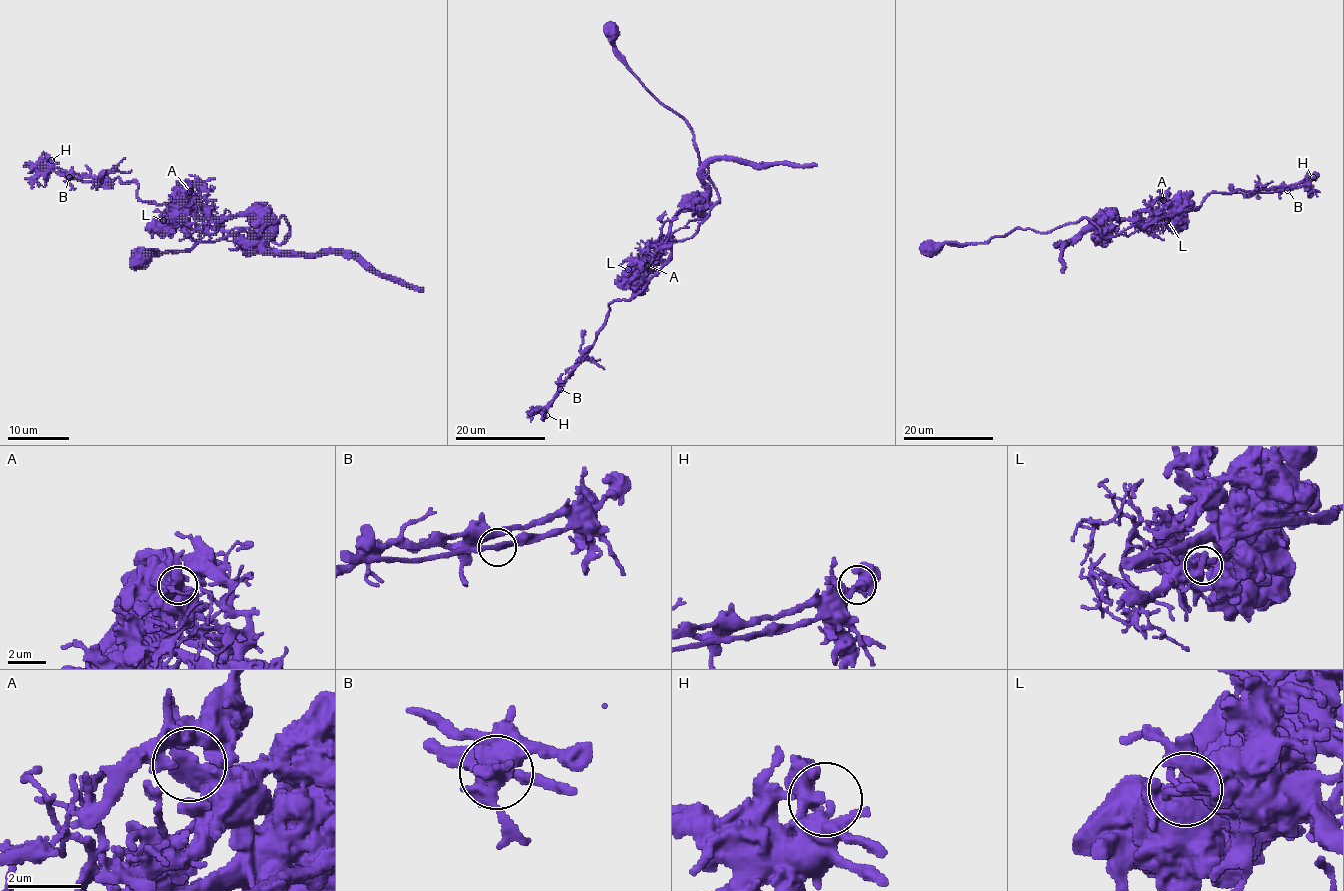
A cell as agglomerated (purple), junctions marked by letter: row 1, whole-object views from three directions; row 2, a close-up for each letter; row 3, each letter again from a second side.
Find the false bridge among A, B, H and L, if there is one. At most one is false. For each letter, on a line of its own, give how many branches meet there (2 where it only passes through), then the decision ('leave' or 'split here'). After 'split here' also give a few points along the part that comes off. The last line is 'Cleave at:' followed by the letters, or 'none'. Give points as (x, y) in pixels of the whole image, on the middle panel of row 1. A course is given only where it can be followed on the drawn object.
A: 3 | leave
B: 2 | leave
H: 3 | leave
L: 3 | split here | (628, 269), (691, 237), (719, 201), (719, 194), (703, 169), (692, 128), (634, 74), (608, 35), (608, 22)
Cleave at: L

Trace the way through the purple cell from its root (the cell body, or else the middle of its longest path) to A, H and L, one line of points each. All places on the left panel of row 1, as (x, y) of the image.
A: (140, 259), (238, 230), (256, 236), (281, 216), (289, 235), (278, 244), (255, 227), (215, 230), (190, 191)
H: (140, 259), (289, 225), (279, 244), (225, 230), (51, 160)
L: (140, 259), (238, 230), (256, 236), (281, 216), (289, 235), (278, 244), (255, 227), (187, 230), (164, 219)

